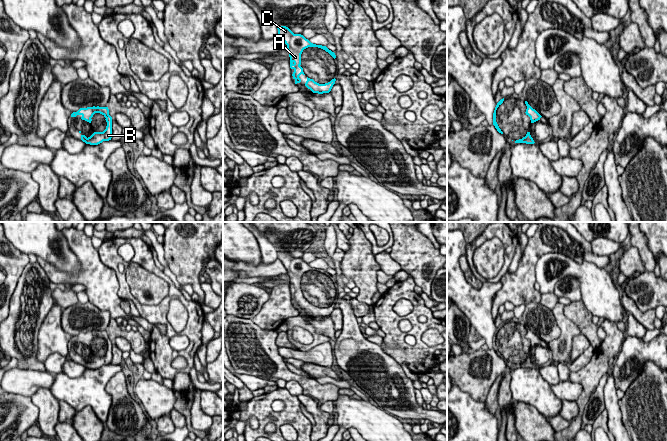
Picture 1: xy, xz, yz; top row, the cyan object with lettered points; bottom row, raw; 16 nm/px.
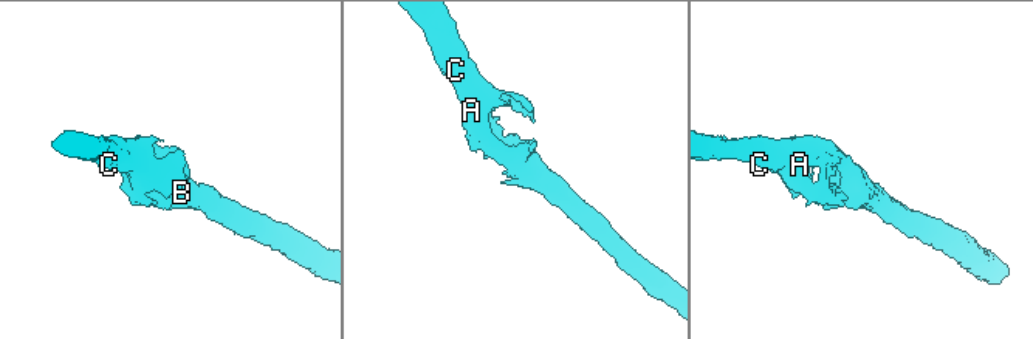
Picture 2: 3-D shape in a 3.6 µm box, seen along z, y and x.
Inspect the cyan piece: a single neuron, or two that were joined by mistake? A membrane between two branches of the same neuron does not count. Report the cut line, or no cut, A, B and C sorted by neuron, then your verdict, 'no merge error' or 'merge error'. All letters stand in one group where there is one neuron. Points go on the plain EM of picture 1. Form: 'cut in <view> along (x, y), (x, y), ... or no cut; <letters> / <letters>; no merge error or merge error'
no cut; A B C; no merge error

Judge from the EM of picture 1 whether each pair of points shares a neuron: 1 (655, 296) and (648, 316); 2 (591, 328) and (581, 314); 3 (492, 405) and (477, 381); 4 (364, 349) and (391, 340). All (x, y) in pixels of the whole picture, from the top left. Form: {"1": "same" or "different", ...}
{"1": "different", "2": "same", "3": "different", "4": "different"}

